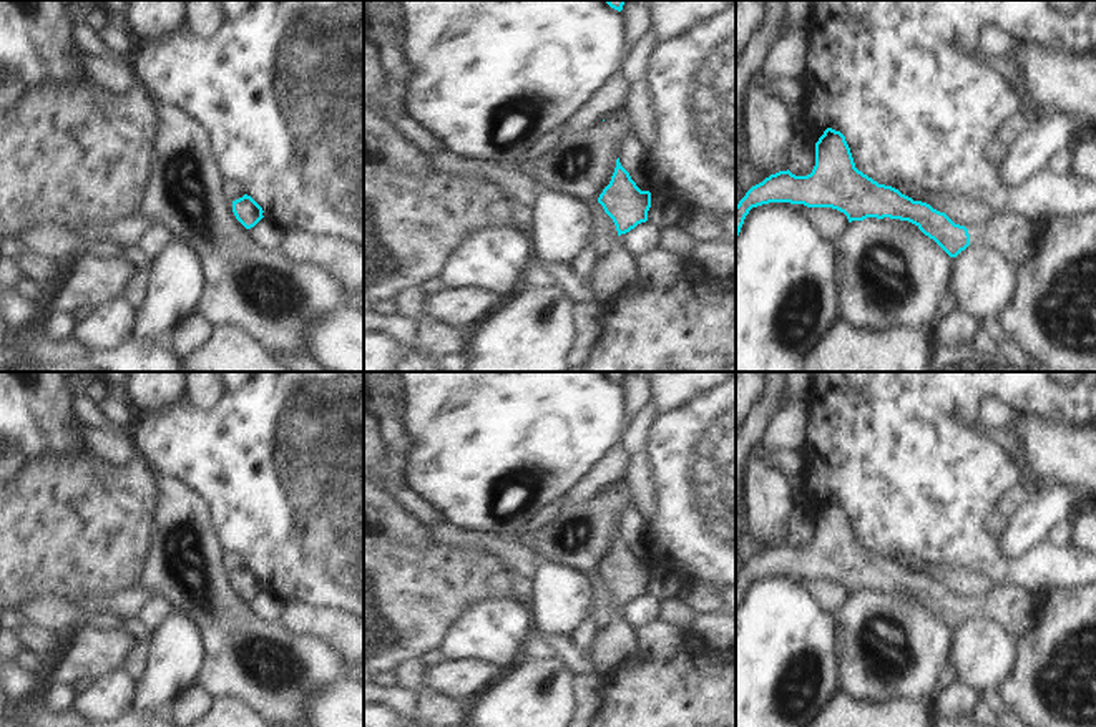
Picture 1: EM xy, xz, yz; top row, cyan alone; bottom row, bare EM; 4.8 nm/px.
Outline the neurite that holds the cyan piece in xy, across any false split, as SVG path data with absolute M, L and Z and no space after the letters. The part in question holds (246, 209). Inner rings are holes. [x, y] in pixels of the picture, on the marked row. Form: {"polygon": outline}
{"polygon": "M247 194L232 201L232 212L246 229L254 227L264 217L262 207Z"}

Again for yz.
{"polygon": "M832 128L815 143L815 166L810 174L779 171L746 193L736 206L736 237L749 211L769 202L832 207L844 212L849 222L867 217L908 221L950 257L957 257L968 246L990 247L1016 271L1035 257L1040 232L1038 224L1020 214L995 214L986 224L968 229L955 224L930 204L913 201L859 171L845 136Z"}

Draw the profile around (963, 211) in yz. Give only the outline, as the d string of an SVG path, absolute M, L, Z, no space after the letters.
M898 181L892 188L913 201L927 202L933 209L945 212L955 224L965 226L966 229L983 226L995 216L990 206L952 191L927 191L908 181Z

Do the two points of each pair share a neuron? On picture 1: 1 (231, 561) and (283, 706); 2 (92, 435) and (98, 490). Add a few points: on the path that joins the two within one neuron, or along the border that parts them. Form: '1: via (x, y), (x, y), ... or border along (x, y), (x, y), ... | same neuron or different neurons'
1: border along (225, 551), (223, 563), (231, 573) | different neurons
2: border along (92, 455), (123, 467), (133, 460) | different neurons

